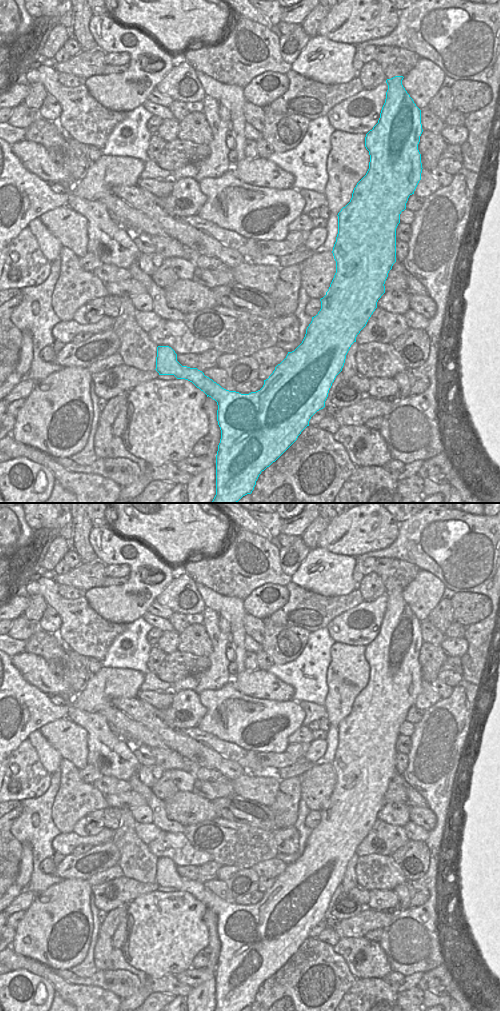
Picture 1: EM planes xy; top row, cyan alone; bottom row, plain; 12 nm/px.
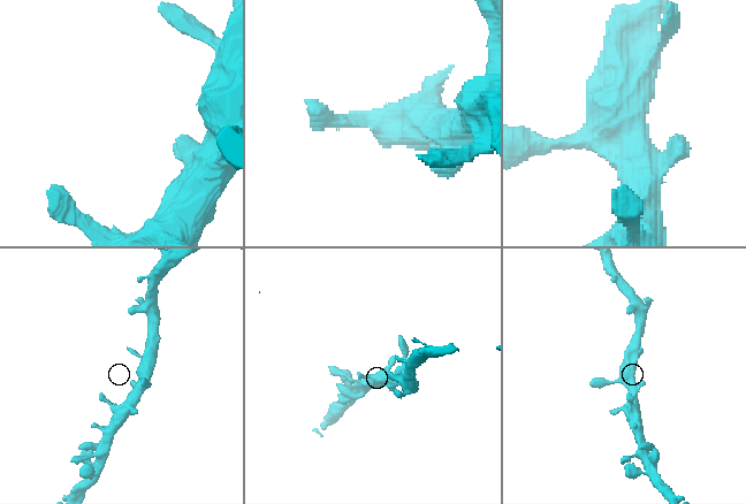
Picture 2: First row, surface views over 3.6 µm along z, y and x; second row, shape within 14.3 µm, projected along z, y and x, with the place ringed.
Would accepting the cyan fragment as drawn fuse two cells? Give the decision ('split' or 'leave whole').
leave whole

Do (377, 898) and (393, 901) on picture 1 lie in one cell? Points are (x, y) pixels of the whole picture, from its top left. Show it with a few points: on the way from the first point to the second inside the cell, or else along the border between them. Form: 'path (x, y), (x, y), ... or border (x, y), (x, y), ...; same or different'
path (381, 899), (389, 899); same

